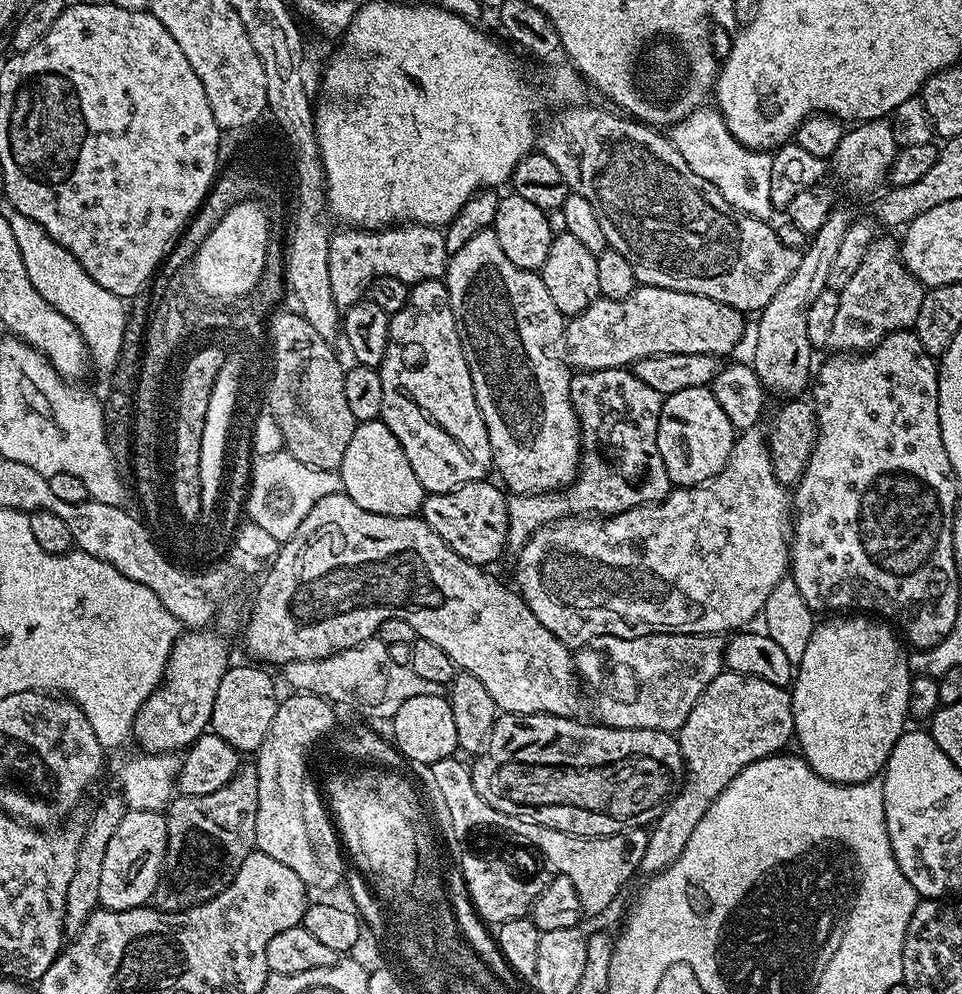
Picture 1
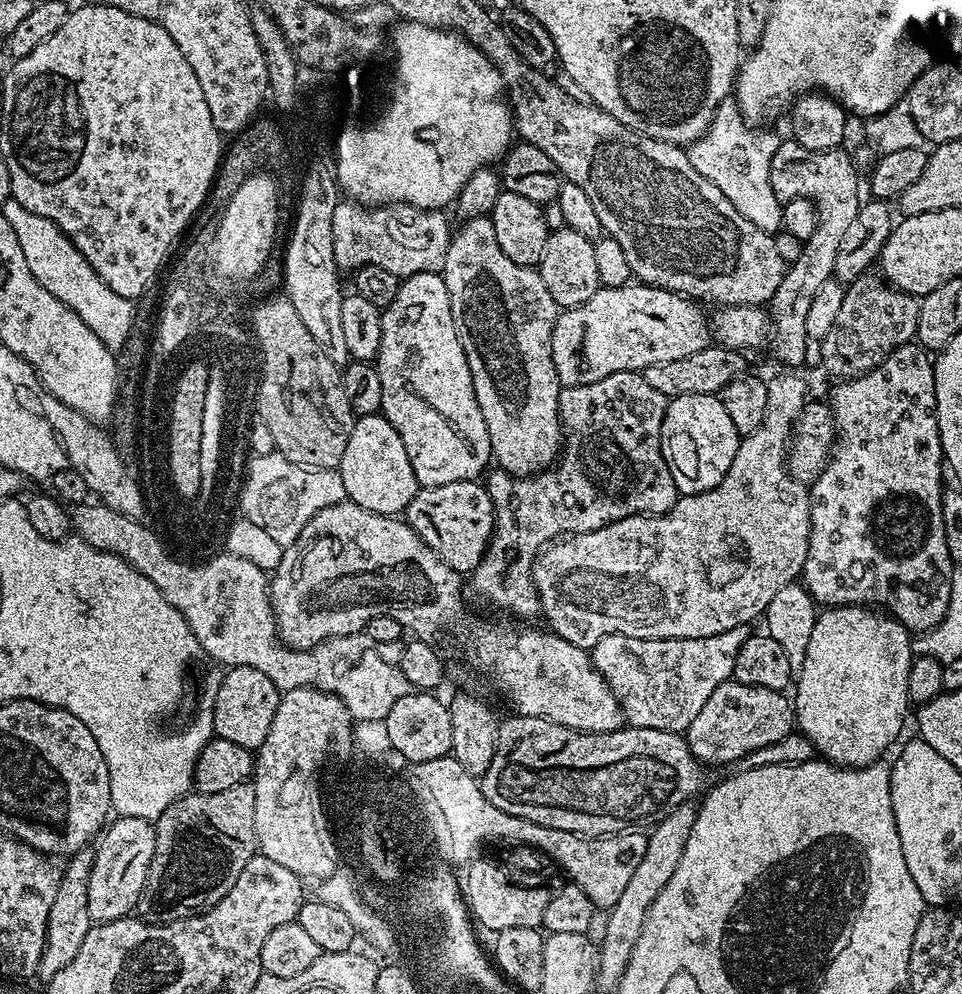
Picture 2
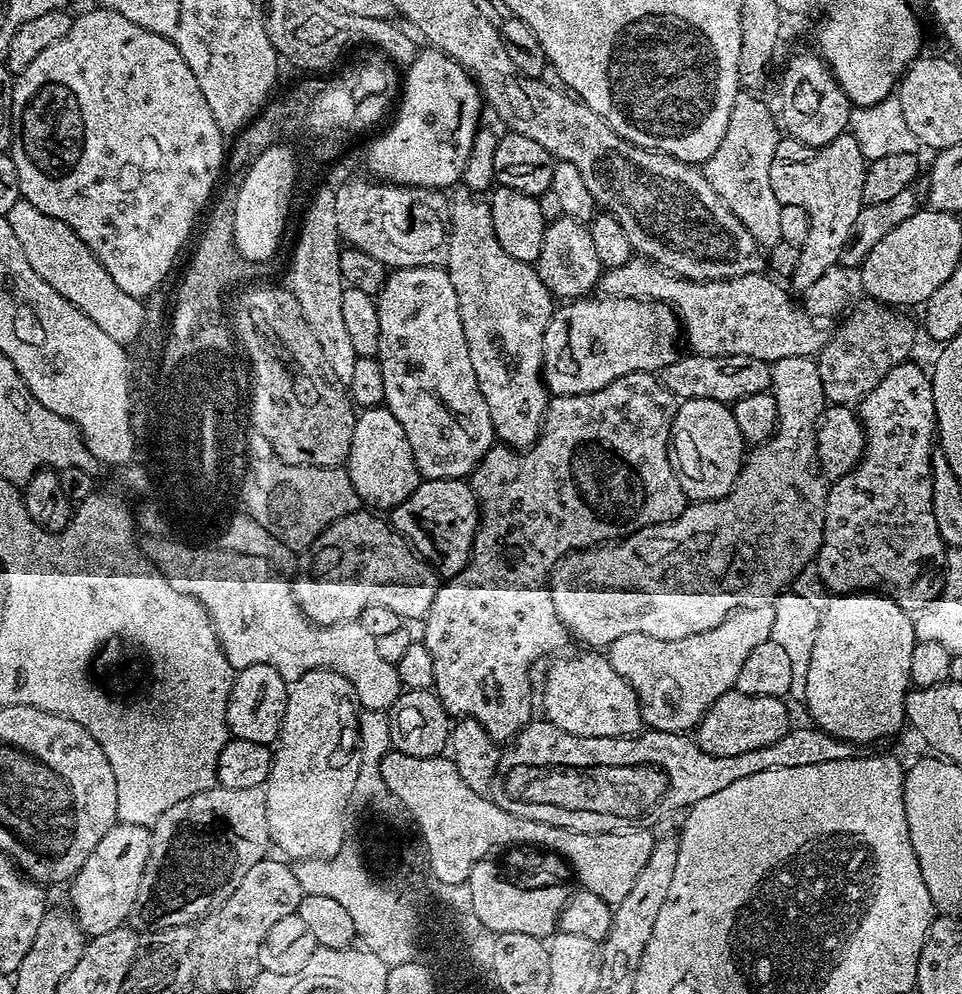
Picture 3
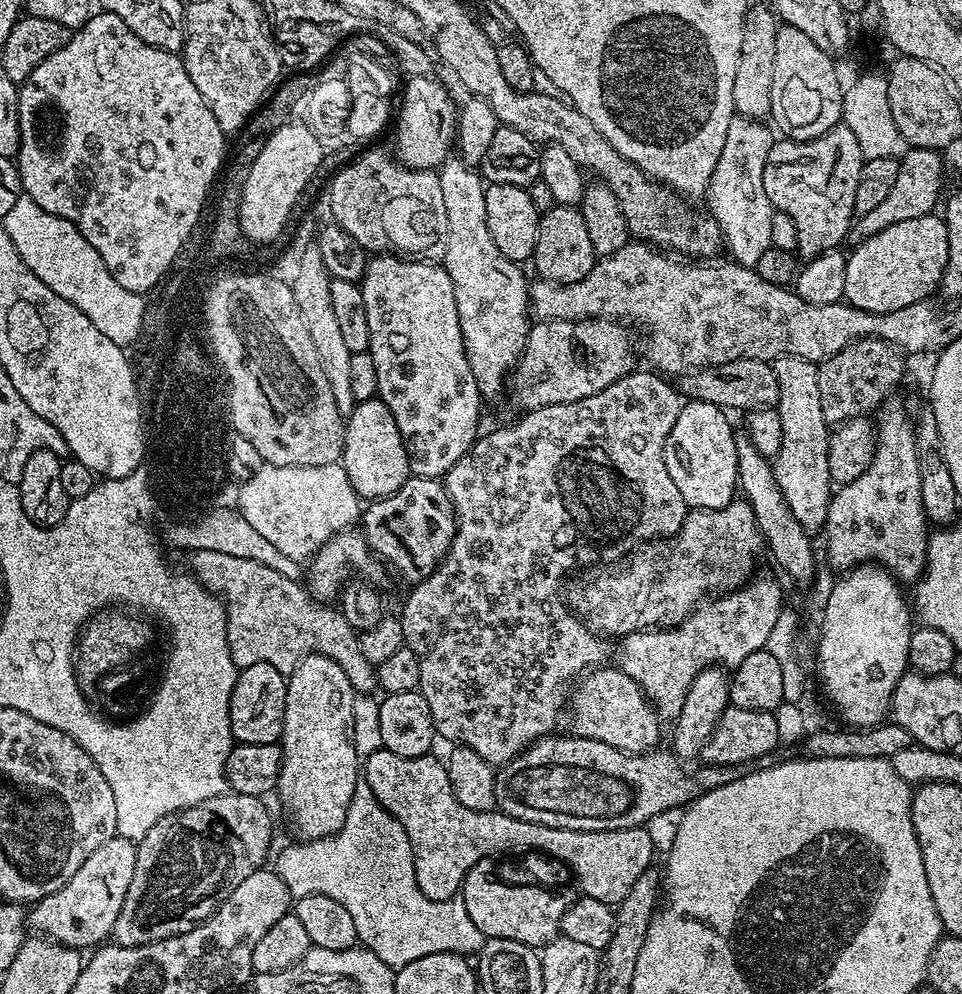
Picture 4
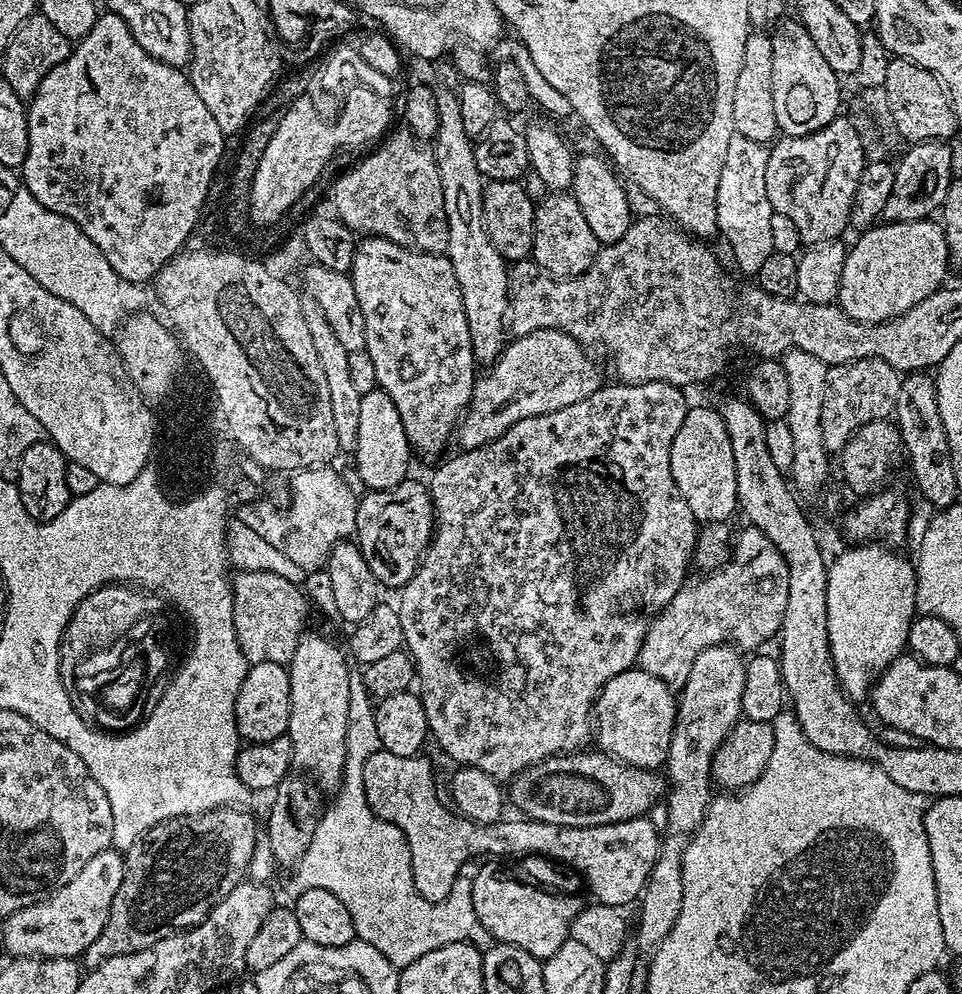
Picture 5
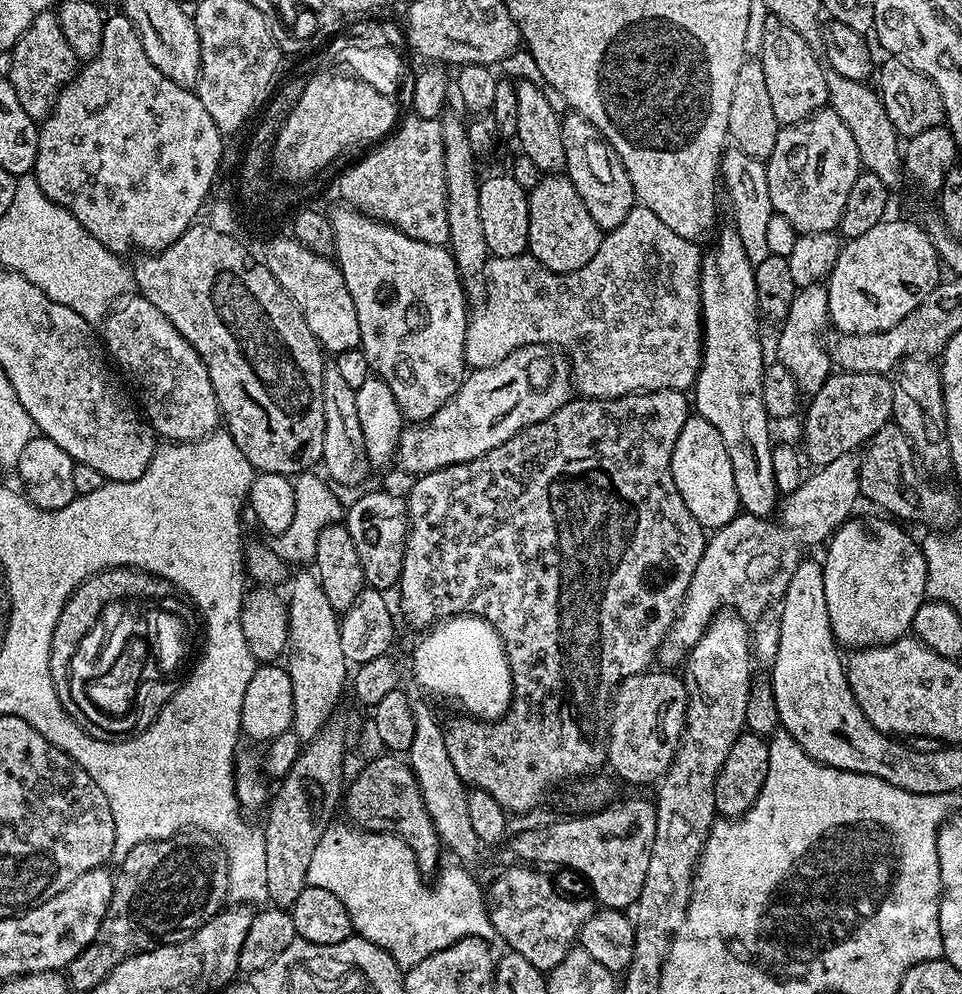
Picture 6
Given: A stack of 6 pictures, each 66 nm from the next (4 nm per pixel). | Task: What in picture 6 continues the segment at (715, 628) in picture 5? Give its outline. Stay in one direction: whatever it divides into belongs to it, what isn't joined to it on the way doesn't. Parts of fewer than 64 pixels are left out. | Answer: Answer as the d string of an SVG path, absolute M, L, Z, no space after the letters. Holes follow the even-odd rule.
M855 455L834 458L834 462L821 464L813 472L816 473L813 476L811 473L810 479L805 478L798 486L798 490L787 493L780 512L780 515L782 514L780 522L775 523L775 519L769 517L740 512L725 527L715 529L709 535L702 558L698 562L698 570L694 570L694 578L690 578L690 590L686 590L684 600L680 604L680 615L673 622L658 653L659 663L664 663L661 665L676 666L672 665L676 663L679 665L692 651L698 638L702 638L704 631L712 625L713 620L723 609L722 606L732 607L729 609L732 609L735 615L750 624L763 619L769 613L767 611L770 606L775 607L783 599L794 571L804 558L802 548L820 543L823 545L831 540L832 535L857 511L856 500L861 499L860 462Z

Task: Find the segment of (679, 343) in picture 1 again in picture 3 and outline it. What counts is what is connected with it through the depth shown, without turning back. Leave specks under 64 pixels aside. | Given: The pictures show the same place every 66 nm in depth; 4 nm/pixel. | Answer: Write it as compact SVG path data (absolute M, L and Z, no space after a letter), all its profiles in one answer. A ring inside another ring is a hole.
M601 295L600 300L577 298L564 302L553 311L542 338L542 362L540 363L544 386L552 396L573 396L602 390L610 382L635 372L659 373L678 355L676 339L682 336L682 329L676 313L669 304L658 300L636 300L625 296Z

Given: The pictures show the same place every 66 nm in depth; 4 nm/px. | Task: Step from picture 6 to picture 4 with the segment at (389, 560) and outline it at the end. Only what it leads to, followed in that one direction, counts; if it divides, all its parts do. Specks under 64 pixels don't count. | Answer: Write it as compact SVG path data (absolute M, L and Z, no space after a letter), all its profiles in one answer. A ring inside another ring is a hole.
M409 475L408 481L394 494L383 496L380 500L373 500L363 509L362 524L363 522L362 535L367 540L369 549L379 559L381 556L394 571L401 572L406 579L413 579L412 581L417 579L416 572L427 573L443 560L454 542L456 533L456 511L450 494L439 479L431 476Z

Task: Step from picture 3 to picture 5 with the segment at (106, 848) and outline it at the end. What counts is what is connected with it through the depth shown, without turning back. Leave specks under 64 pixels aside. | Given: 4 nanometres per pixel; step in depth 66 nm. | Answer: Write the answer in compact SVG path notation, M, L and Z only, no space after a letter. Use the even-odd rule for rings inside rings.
M109 850L94 854L66 886L62 886L46 900L18 910L3 921L4 948L9 957L49 956L50 958L80 958L84 951L102 934L114 896L122 886L124 856Z

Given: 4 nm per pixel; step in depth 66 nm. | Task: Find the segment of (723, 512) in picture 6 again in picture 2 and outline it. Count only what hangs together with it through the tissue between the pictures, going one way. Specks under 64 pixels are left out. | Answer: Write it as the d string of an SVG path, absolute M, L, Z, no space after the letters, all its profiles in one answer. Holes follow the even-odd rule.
M682 394L671 397L662 418L660 449L670 470L670 478L674 478L677 493L689 496L714 490L714 486L726 478L730 462L734 462L734 454L738 454L741 439L719 395Z

